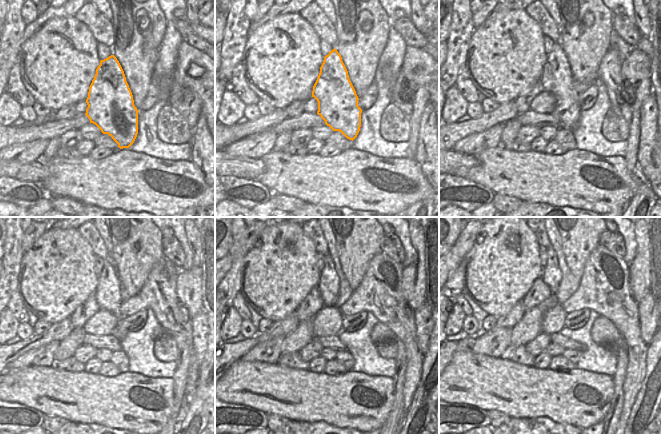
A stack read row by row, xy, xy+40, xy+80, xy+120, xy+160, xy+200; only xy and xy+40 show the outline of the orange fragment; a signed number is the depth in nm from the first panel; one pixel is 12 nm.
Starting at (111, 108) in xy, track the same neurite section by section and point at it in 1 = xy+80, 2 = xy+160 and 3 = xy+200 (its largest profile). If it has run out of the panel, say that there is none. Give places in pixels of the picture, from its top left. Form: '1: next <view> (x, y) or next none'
1: next xy+80 (557, 79)
2: next xy+160 (329, 284)
3: next xy+200 (551, 274)

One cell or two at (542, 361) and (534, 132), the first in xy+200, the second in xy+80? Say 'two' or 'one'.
two

